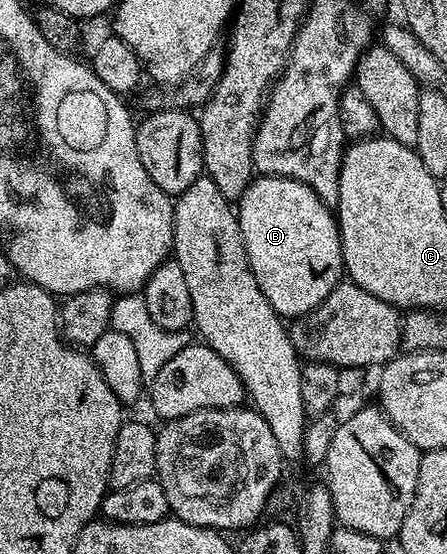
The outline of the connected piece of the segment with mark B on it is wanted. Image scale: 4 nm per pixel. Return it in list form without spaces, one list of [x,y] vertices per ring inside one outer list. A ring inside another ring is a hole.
[[[258,176],[237,199],[236,213],[252,276],[283,319],[293,320],[315,310],[343,281],[338,219],[312,188],[291,178]]]

